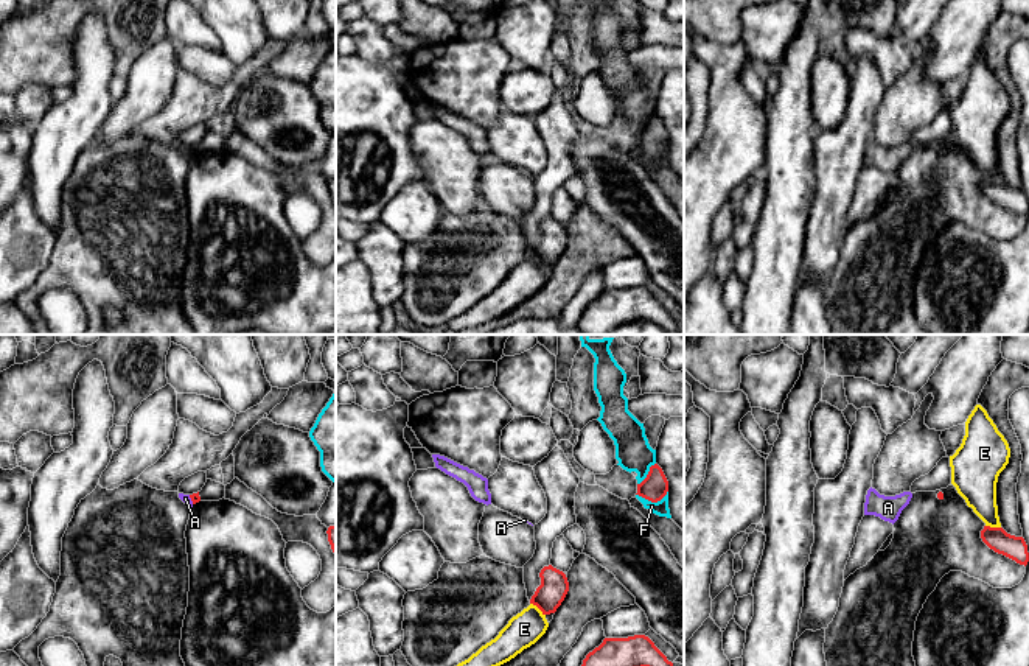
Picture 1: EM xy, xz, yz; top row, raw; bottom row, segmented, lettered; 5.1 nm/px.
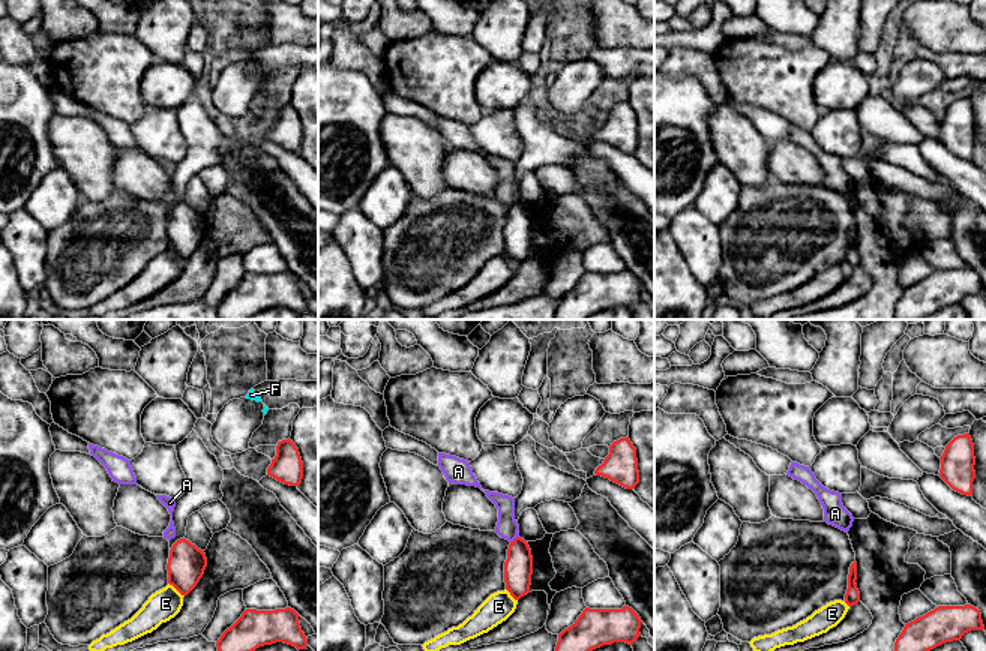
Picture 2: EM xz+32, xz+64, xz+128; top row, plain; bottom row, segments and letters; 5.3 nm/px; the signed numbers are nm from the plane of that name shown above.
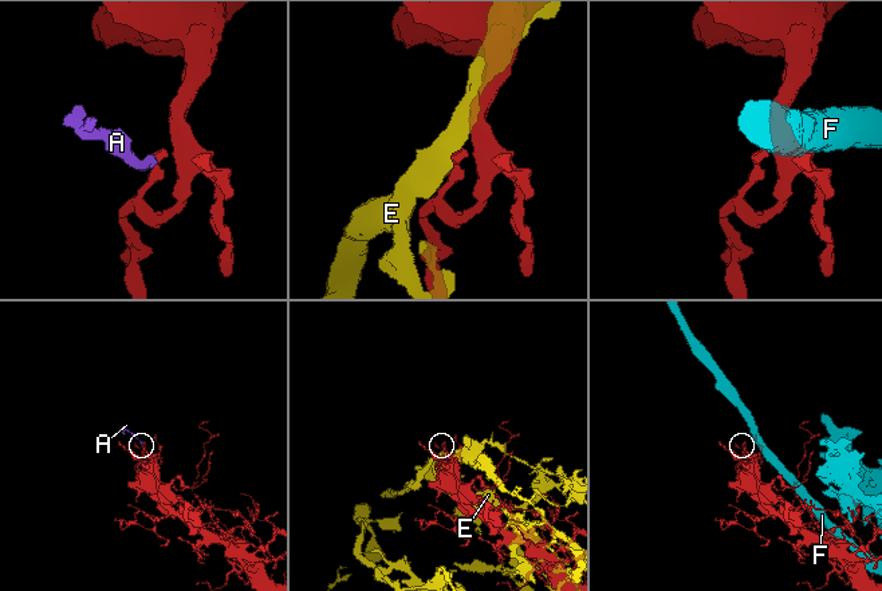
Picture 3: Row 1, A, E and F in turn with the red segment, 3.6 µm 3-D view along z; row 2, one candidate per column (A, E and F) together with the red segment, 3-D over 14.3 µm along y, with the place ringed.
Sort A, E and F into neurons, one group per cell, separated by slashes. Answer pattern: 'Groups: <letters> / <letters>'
Groups: A / E / F

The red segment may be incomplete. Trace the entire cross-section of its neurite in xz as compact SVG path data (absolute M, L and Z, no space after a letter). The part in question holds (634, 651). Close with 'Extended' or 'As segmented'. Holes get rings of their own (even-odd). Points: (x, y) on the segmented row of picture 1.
M645 635L605 638L581 666L673 666Z. As segmented

